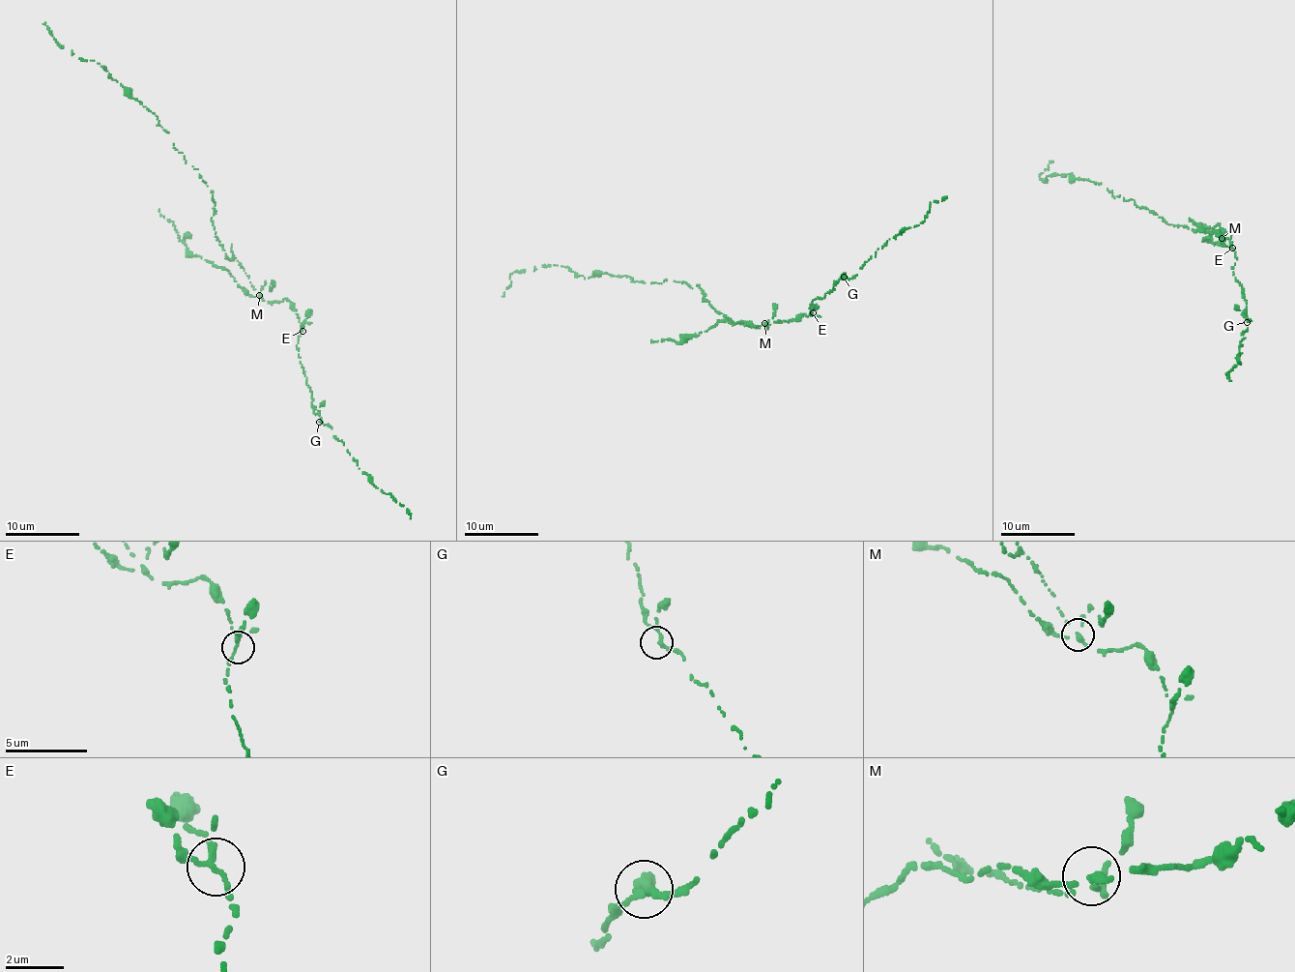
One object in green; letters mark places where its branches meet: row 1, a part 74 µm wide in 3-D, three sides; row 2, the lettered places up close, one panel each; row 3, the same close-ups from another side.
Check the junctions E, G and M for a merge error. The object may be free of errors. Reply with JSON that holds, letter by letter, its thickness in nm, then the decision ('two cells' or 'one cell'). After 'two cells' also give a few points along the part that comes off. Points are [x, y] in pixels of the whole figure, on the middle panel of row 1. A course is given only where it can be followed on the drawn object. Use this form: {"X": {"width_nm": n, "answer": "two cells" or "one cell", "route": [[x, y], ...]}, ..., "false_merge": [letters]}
{"E": {"width_nm": 190, "answer": "one cell"}, "G": {"width_nm": 170, "answer": "one cell"}, "M": {"width_nm": 170, "answer": "two cells", "route": [[764, 323], [730, 321], [703, 300], [697, 284], [603, 273], [585, 279], [548, 264], [512, 273], [502, 296]]}, "false_merge": ["M"]}

